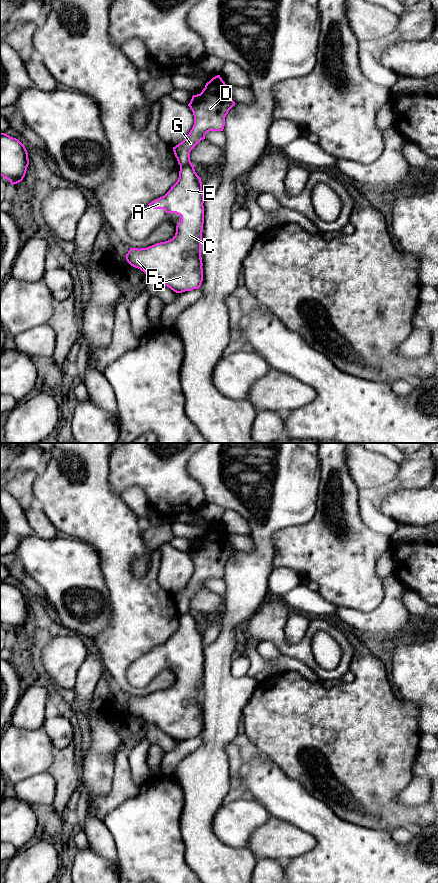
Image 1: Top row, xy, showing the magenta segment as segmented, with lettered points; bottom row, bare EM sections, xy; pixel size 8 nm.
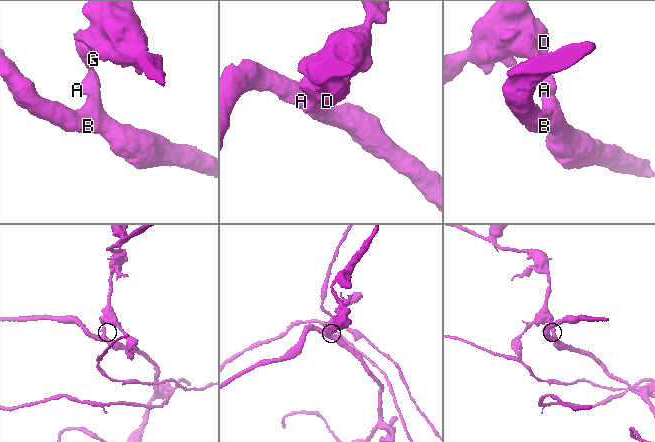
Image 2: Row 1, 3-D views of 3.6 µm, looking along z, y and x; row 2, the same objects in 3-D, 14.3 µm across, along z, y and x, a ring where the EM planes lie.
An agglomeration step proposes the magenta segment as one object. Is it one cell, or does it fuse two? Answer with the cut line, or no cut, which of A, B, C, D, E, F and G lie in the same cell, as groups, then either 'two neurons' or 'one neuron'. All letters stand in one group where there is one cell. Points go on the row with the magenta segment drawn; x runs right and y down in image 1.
cut in xy along (191, 163), (180, 167); A B C E F / D G; two neurons

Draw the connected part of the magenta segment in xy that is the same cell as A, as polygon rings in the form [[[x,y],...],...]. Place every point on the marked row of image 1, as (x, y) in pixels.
[[[194,165],[181,166],[179,178],[171,189],[164,196],[148,204],[150,209],[164,209],[166,213],[176,213],[181,216],[181,221],[176,226],[175,236],[168,241],[156,243],[147,248],[130,248],[126,254],[127,262],[147,276],[157,278],[176,293],[200,288],[203,281],[201,257],[203,203],[202,182],[195,172]]]

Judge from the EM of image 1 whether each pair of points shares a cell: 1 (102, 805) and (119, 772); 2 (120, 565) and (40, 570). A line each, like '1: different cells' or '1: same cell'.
1: same cell
2: different cells

